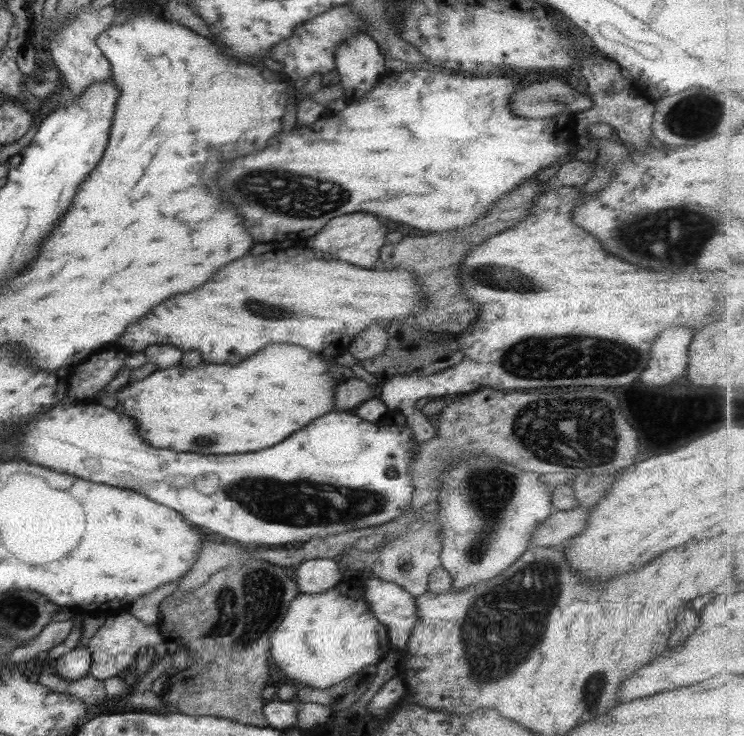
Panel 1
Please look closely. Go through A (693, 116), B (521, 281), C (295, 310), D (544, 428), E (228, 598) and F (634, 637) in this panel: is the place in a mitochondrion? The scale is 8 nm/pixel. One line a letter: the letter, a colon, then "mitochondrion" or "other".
A: mitochondrion
B: mitochondrion
C: mitochondrion
D: mitochondrion
E: mitochondrion
F: other

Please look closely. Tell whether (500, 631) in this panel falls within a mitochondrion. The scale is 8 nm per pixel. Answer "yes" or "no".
yes

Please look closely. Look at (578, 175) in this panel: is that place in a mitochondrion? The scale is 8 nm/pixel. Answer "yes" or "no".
no

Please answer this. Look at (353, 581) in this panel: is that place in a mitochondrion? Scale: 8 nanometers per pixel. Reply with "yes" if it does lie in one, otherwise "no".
no

